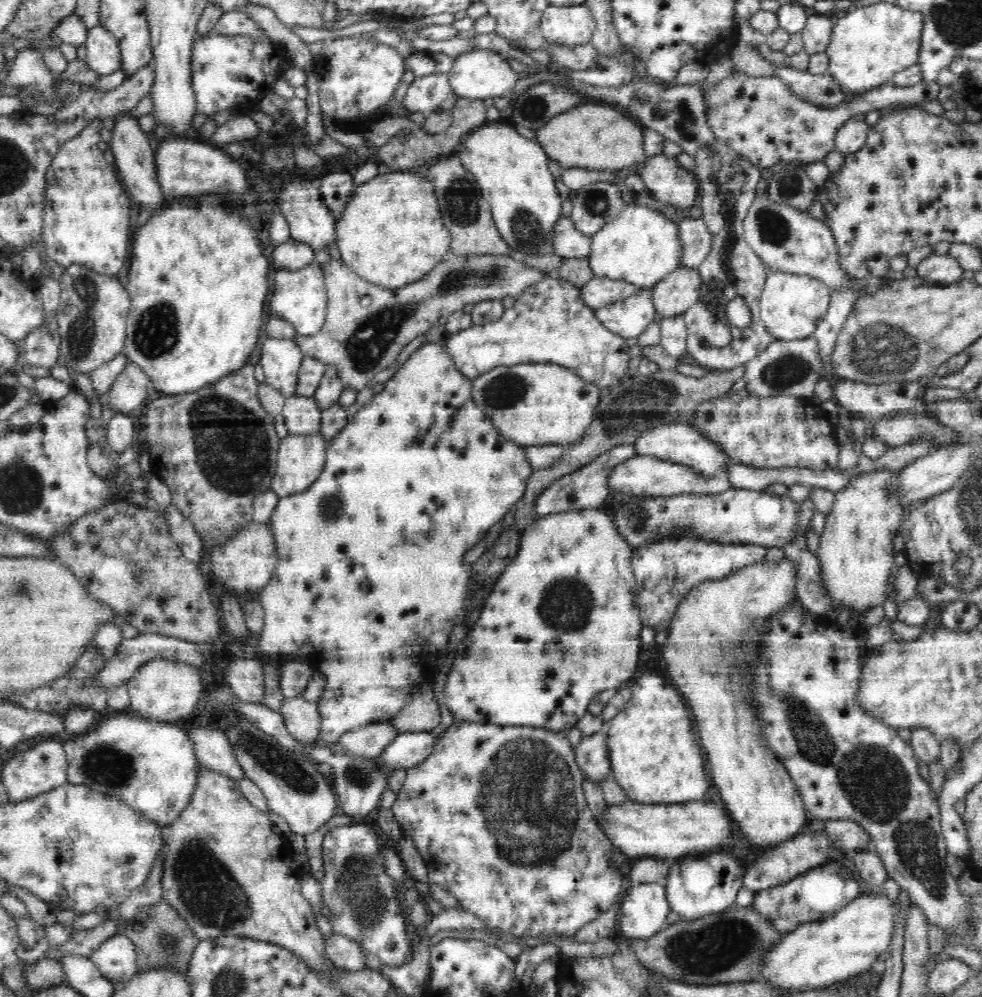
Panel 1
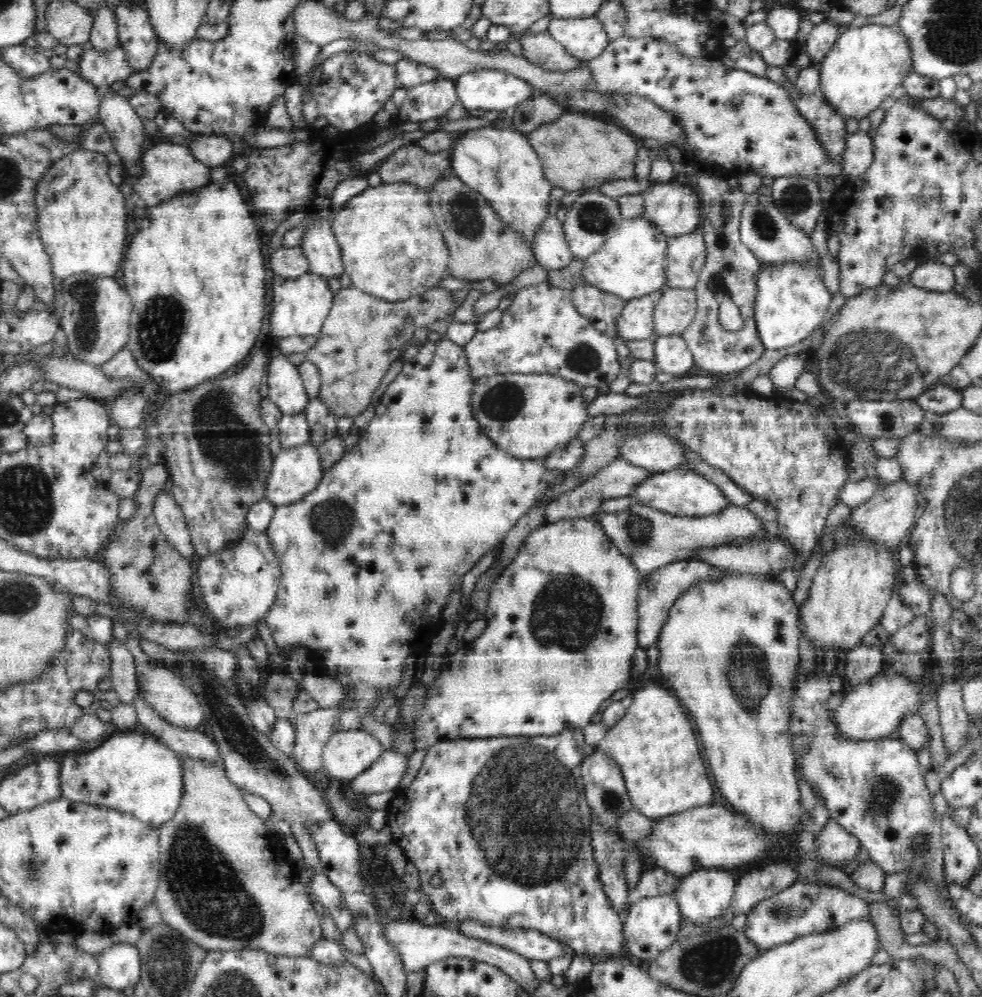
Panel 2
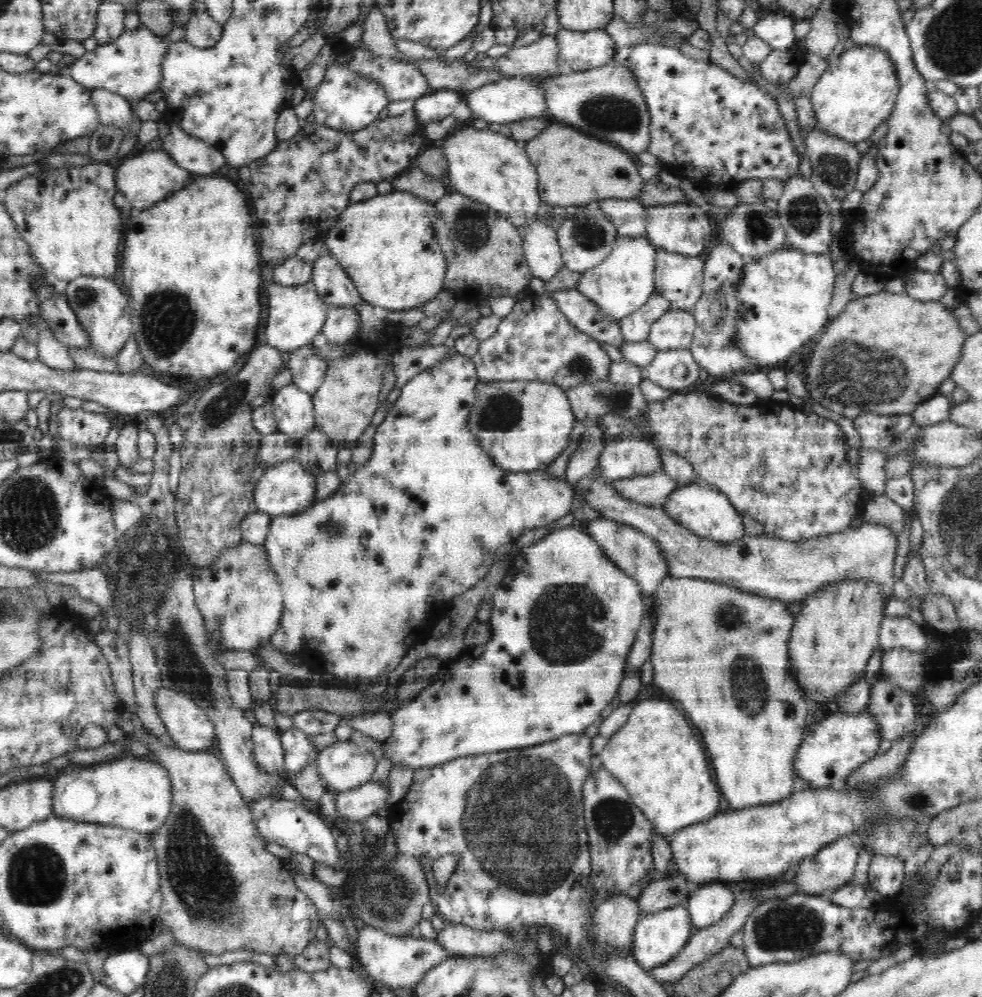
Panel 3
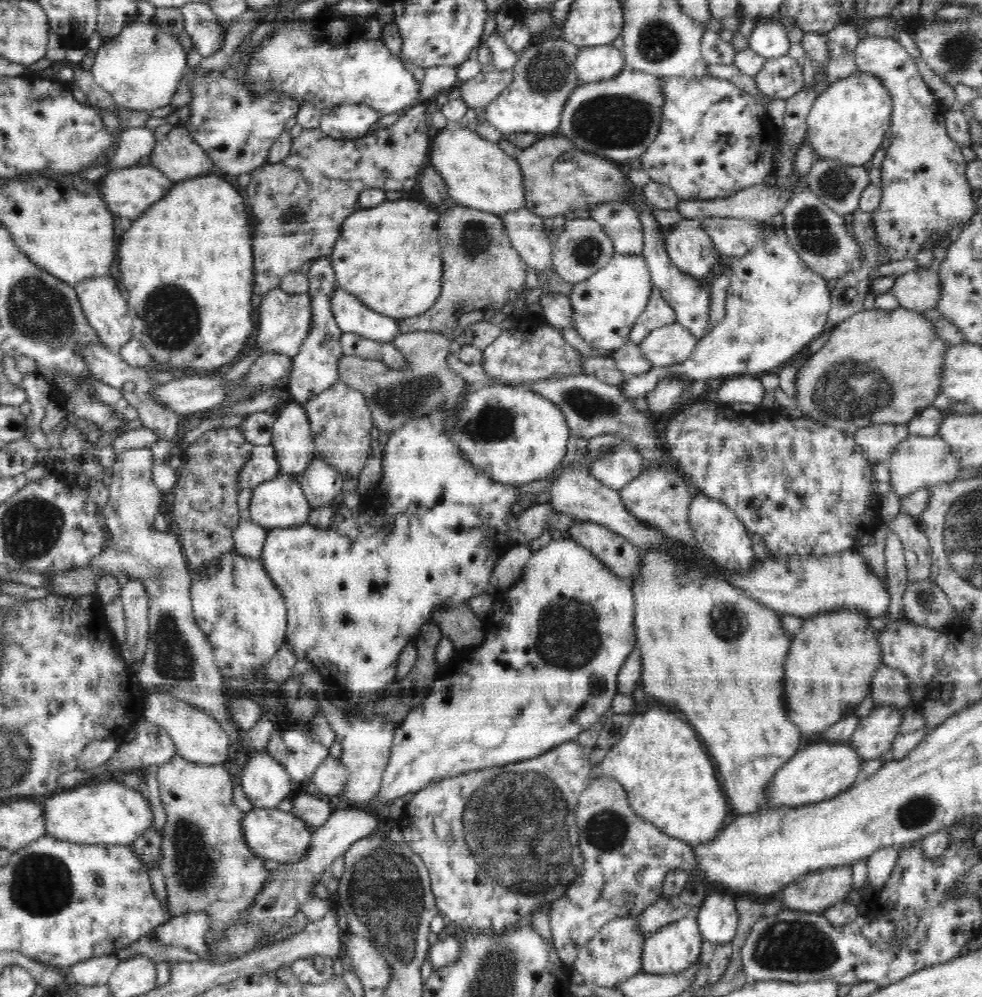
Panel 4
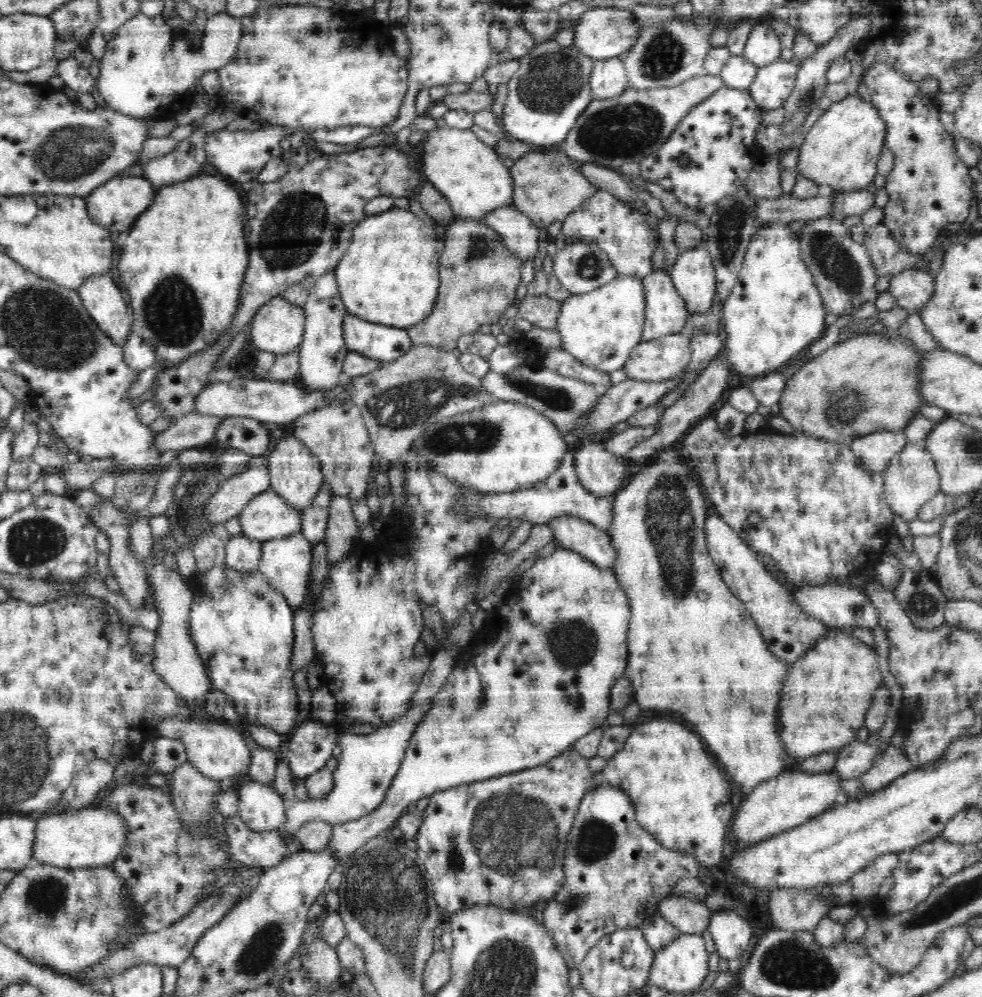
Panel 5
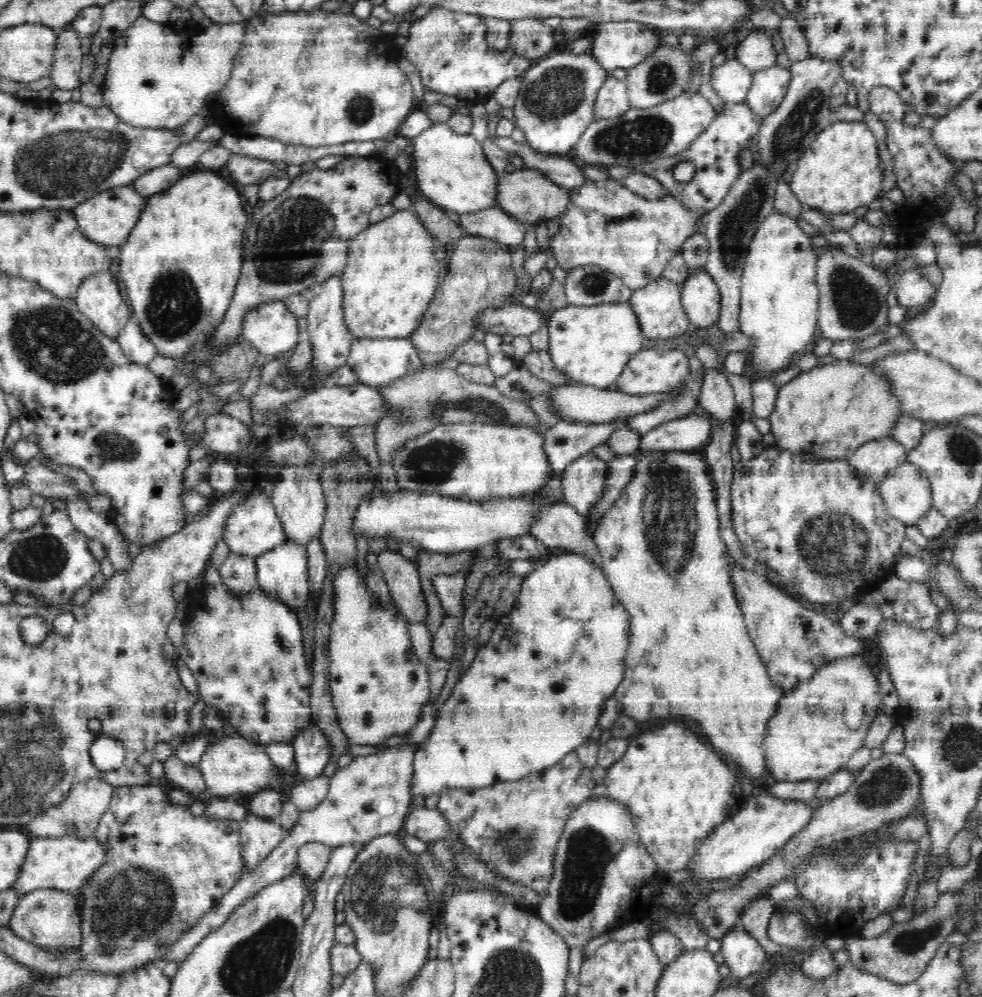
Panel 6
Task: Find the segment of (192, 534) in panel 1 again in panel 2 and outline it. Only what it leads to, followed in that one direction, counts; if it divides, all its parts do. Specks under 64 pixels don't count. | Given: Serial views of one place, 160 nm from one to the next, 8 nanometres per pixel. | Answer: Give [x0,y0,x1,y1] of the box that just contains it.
[153,491,195,560]

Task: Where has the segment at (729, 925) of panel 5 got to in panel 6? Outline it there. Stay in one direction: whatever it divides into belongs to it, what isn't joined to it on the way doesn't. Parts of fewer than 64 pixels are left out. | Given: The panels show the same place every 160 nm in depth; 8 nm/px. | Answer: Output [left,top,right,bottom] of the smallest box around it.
[720,928,766,980]

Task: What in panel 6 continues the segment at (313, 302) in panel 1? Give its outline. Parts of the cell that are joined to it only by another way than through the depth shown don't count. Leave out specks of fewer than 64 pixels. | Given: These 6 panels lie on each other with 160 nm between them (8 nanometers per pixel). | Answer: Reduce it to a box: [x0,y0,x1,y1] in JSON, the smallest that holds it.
[241,301,298,358]

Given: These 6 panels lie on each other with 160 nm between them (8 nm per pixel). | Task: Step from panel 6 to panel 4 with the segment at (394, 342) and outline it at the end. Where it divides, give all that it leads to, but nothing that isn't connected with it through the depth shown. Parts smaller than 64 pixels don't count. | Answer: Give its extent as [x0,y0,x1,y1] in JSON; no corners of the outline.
[330,284,401,344]

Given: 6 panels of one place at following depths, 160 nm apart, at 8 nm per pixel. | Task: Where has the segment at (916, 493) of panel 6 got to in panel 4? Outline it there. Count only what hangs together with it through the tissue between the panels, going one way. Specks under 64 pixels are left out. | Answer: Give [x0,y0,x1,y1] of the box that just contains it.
[887,433,962,583]

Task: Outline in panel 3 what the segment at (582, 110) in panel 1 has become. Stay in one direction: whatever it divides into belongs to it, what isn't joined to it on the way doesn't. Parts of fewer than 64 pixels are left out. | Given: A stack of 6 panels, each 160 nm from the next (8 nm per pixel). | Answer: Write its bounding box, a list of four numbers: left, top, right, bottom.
[526,122,645,206]

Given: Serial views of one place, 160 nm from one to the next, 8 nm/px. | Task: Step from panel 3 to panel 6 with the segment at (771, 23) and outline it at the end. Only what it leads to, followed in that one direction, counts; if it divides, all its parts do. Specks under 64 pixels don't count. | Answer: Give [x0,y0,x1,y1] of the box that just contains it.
[735,29,776,72]

